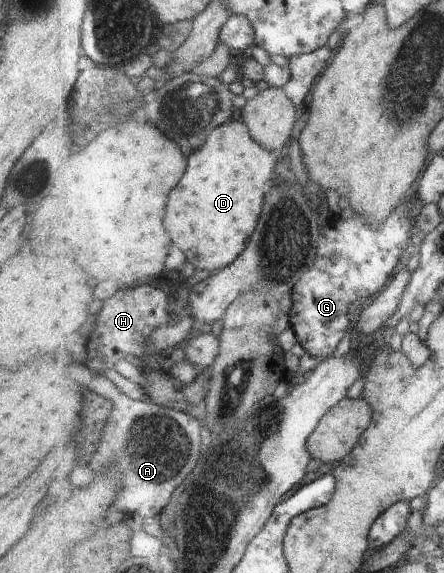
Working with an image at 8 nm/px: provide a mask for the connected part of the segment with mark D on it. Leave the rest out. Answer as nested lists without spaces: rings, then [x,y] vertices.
[[[241,116],[234,117],[226,125],[218,126],[210,135],[210,141],[190,157],[190,169],[184,181],[182,185],[178,185],[178,189],[174,189],[174,197],[170,197],[166,227],[170,229],[172,237],[180,243],[180,247],[186,251],[194,267],[206,269],[214,274],[214,271],[233,264],[246,251],[250,237],[258,229],[258,221],[266,203],[266,185],[272,179],[276,163],[278,161],[274,153],[254,139],[249,125]]]

